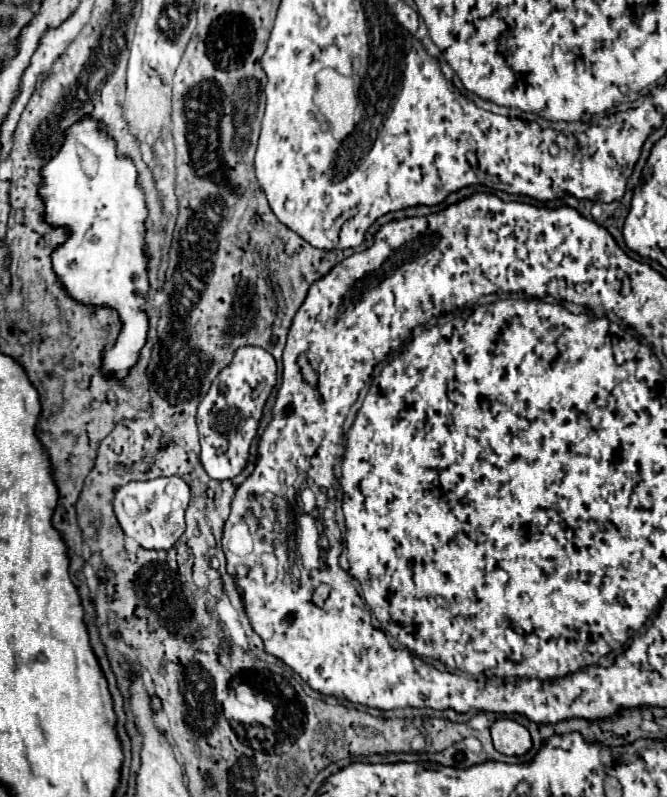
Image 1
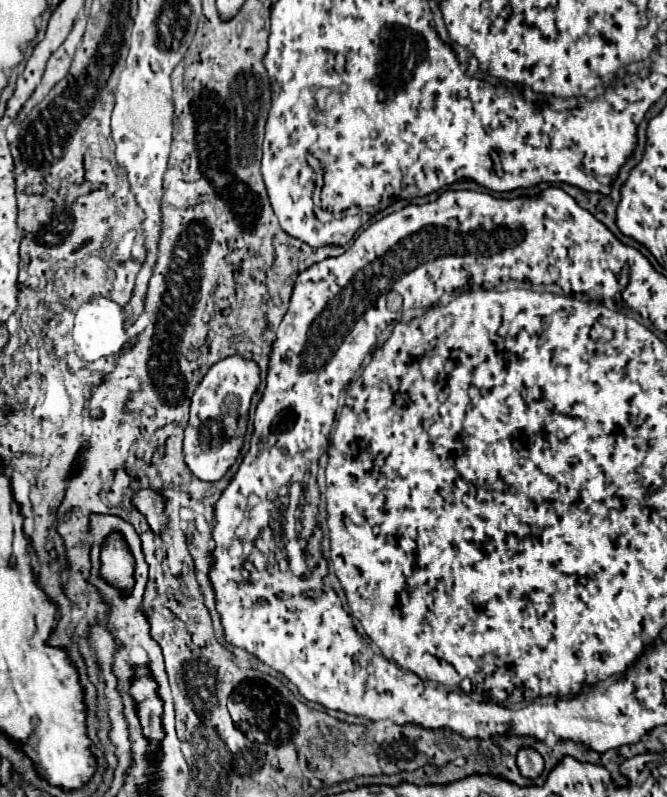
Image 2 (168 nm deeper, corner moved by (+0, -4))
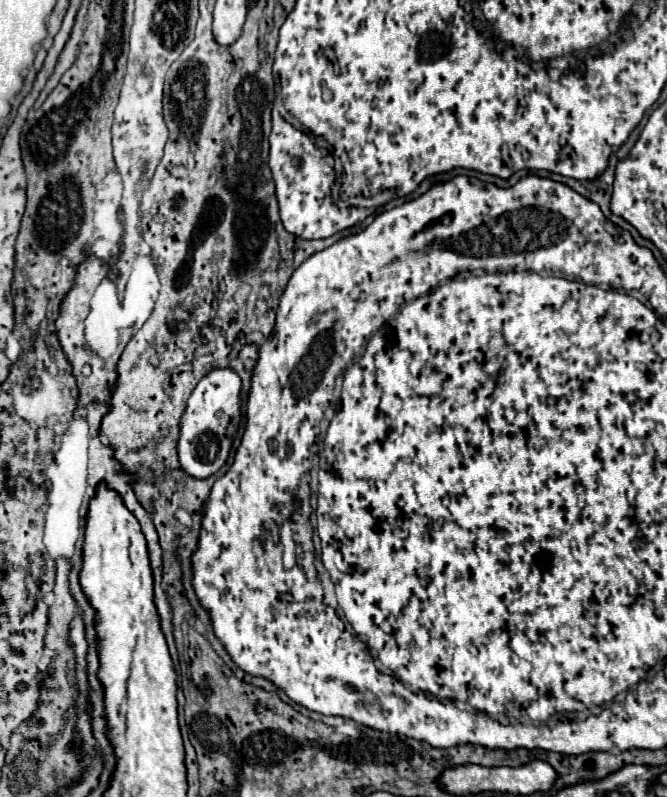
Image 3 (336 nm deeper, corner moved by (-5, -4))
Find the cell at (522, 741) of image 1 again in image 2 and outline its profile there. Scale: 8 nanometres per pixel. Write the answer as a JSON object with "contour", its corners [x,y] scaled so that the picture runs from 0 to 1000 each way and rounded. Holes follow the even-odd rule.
{"contour":[[[783,937],[777,942],[777,965],[789,975],[807,975],[816,965],[813,947],[798,937]]]}

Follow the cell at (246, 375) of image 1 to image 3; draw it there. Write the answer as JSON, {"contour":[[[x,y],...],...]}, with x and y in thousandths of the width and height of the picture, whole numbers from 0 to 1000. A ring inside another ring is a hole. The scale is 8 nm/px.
{"contour":[[[322,463],[295,481],[292,491],[280,501],[265,553],[268,581],[280,596],[307,601],[325,593],[328,586],[337,581],[361,528],[358,493],[361,493],[361,476],[346,463]]]}

